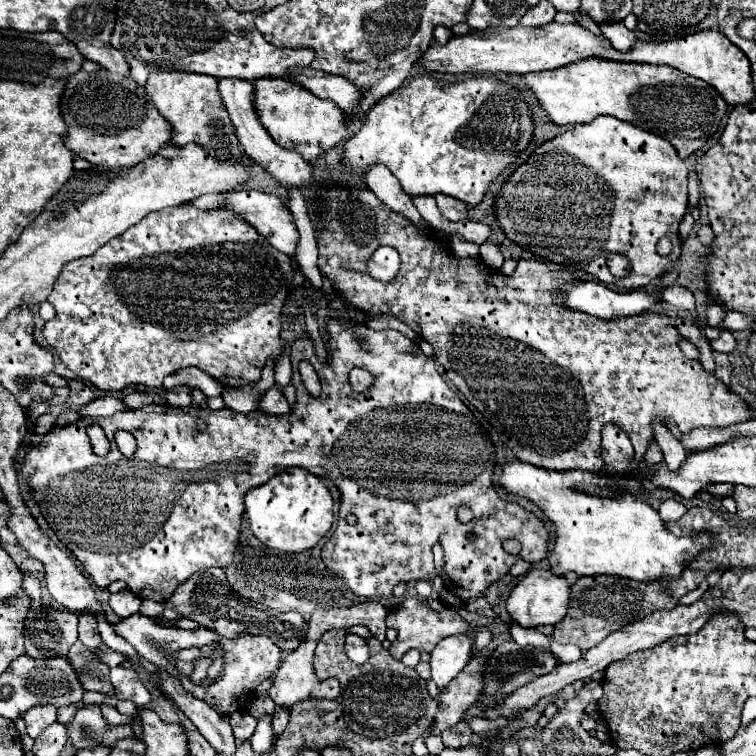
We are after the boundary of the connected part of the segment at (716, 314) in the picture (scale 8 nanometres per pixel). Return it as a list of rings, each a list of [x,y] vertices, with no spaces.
[[[709,302],[709,306],[707,306],[707,324],[715,328],[715,326],[721,324],[723,316],[725,316],[723,308],[719,308],[719,304],[711,304],[711,302]]]

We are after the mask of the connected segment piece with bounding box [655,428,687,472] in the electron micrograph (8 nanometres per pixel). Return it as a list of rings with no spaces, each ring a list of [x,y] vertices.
[[[657,428],[655,430],[657,436],[657,444],[663,450],[663,458],[665,458],[665,466],[671,472],[677,472],[681,468],[681,464],[687,458],[687,452],[683,448],[683,444],[669,432],[669,428]]]

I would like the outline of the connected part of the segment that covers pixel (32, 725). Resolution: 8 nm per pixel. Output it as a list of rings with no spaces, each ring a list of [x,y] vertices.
[[[33,706],[31,710],[25,712],[23,720],[27,724],[27,734],[31,738],[37,738],[43,732],[43,728],[47,728],[49,724],[57,720],[57,708],[55,706]]]

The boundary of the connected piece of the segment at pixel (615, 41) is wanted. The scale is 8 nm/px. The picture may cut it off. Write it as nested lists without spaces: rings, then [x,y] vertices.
[[[615,22],[615,24],[599,24],[599,28],[601,28],[603,36],[609,38],[611,44],[613,44],[617,50],[621,50],[621,52],[627,52],[627,48],[631,48],[631,44],[637,40],[637,38],[633,36],[633,32],[625,28],[623,22]]]

